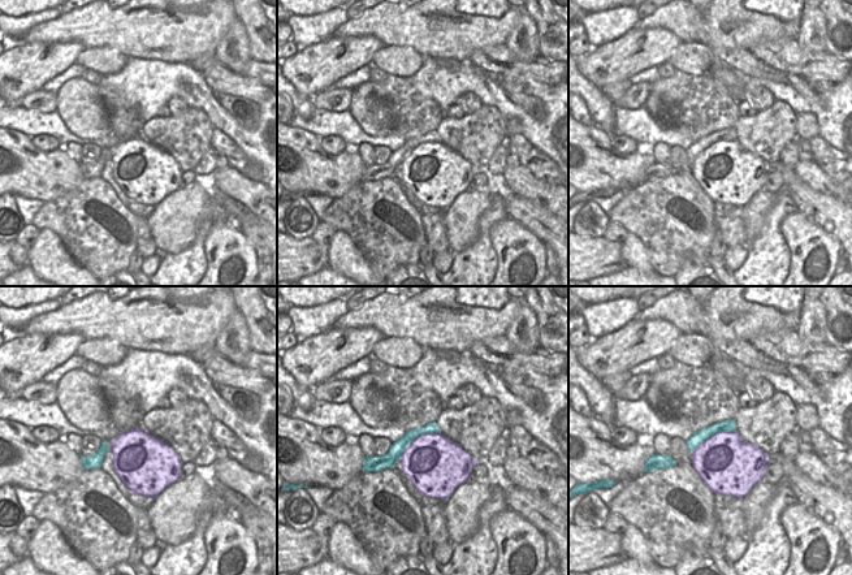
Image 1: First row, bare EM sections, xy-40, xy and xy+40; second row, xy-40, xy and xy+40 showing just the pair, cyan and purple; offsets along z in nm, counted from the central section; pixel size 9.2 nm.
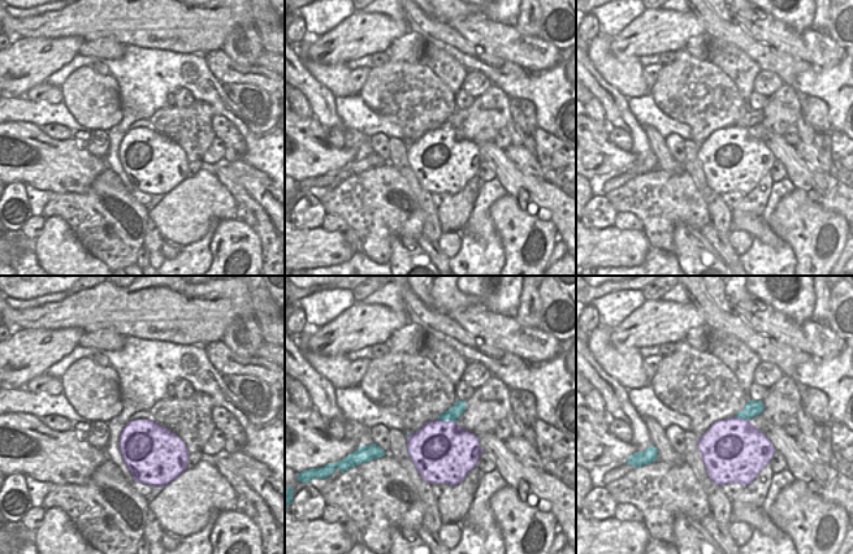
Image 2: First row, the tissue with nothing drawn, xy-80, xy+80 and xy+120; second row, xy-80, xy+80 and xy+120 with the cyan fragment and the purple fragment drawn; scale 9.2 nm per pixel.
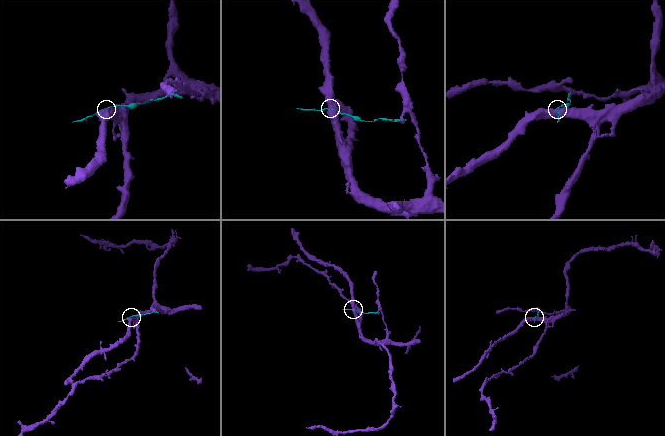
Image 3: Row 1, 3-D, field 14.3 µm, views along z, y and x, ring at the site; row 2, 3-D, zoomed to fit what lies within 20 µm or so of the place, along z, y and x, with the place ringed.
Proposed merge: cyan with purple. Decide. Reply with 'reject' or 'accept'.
reject

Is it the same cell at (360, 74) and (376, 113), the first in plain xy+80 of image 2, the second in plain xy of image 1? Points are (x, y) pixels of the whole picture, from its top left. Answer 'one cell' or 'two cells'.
two cells

